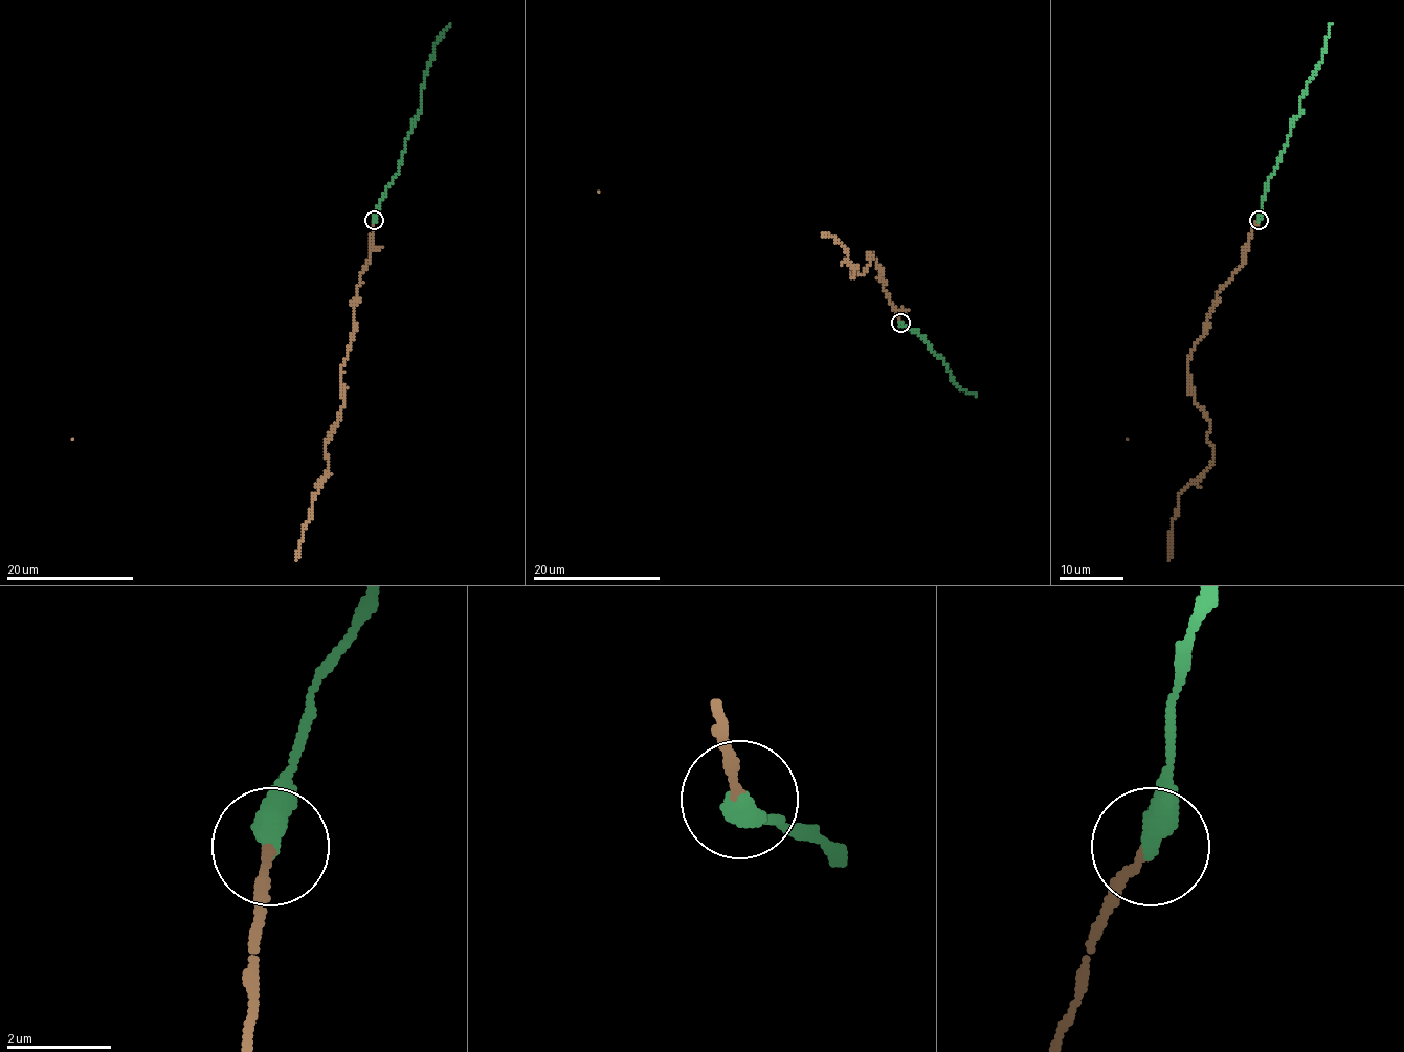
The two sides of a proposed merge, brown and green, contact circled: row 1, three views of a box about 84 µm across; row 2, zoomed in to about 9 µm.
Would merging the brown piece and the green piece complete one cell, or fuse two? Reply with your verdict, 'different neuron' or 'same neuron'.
same neuron

